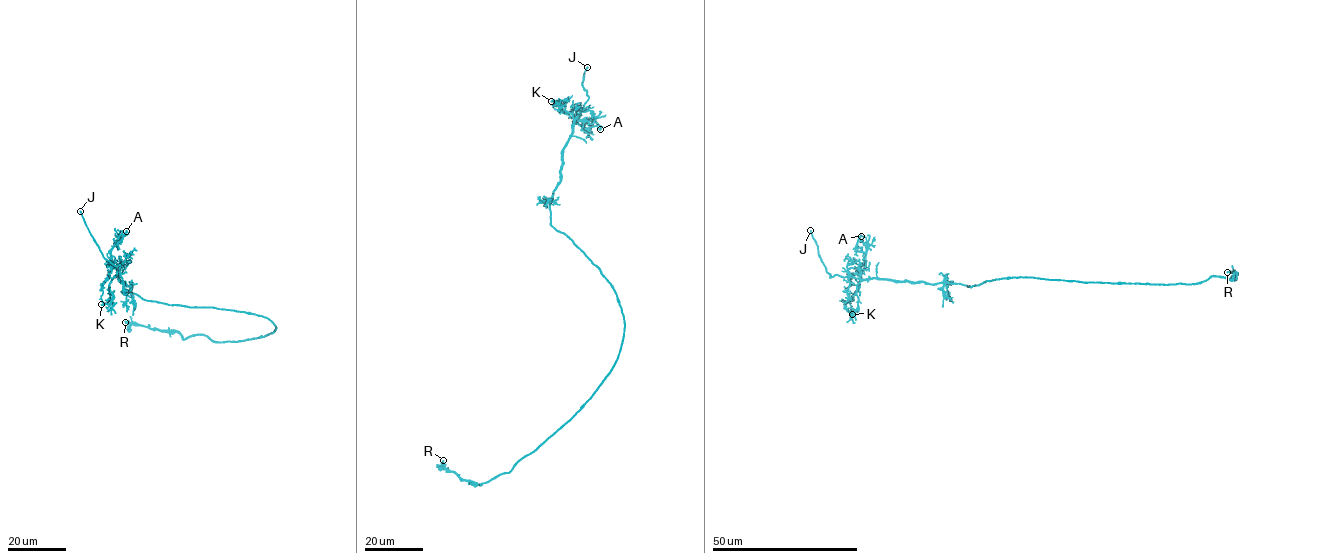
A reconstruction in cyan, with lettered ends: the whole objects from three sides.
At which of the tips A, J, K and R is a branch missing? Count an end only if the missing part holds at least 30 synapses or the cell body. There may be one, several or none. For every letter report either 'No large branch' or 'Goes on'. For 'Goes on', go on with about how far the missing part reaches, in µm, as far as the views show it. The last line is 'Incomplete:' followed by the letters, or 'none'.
A: No large branch
J: Goes on. Missing length about 30 µm
K: No large branch
R: No large branch
Incomplete: J

